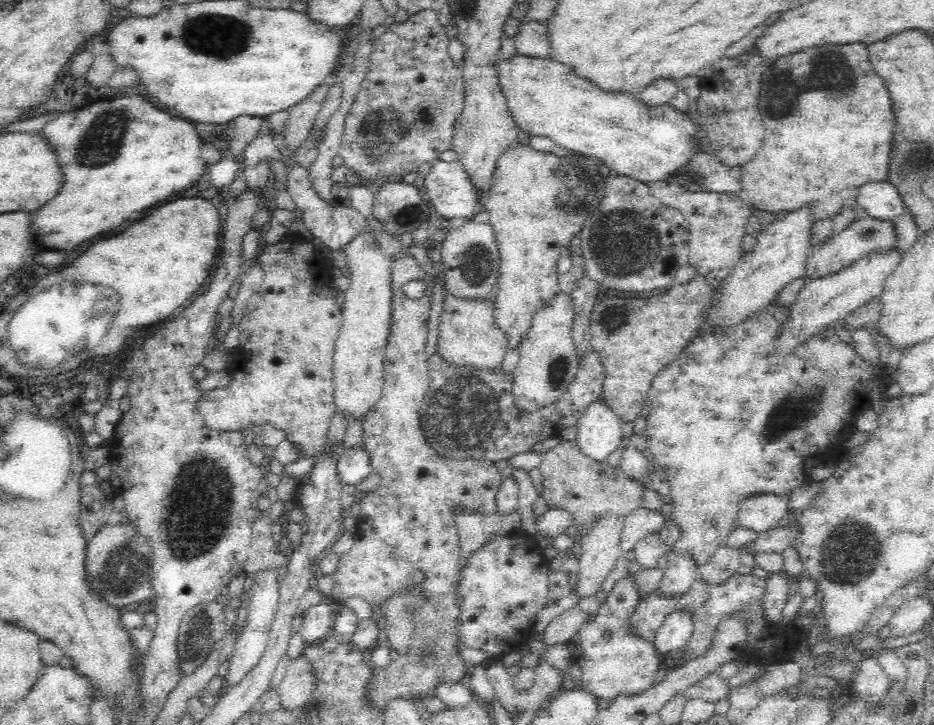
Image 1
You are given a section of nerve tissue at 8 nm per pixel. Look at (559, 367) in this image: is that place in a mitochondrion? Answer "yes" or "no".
yes

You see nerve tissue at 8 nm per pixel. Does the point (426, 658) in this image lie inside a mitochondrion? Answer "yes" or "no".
yes

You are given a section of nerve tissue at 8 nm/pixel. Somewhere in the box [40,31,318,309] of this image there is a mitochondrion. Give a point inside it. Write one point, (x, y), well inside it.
(103, 139)

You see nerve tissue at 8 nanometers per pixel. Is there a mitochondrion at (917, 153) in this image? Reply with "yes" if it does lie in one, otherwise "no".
yes

